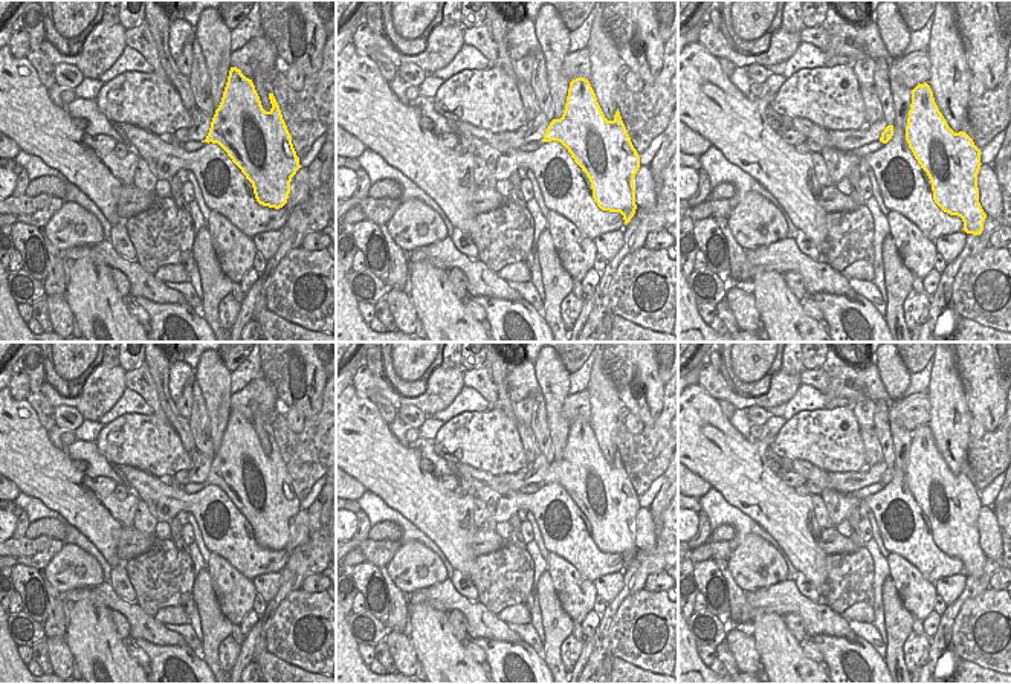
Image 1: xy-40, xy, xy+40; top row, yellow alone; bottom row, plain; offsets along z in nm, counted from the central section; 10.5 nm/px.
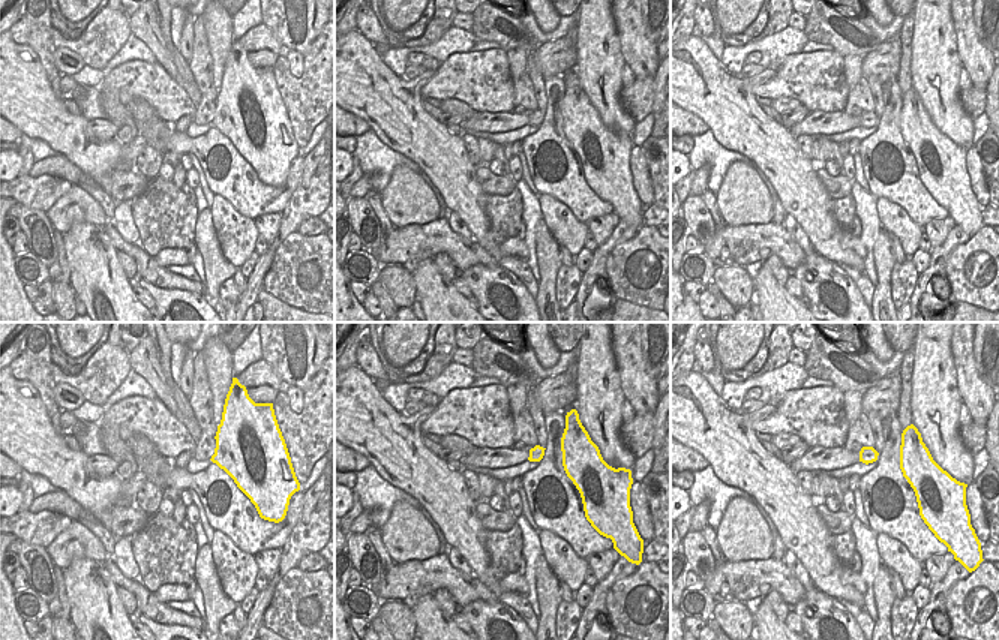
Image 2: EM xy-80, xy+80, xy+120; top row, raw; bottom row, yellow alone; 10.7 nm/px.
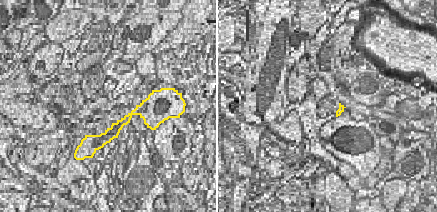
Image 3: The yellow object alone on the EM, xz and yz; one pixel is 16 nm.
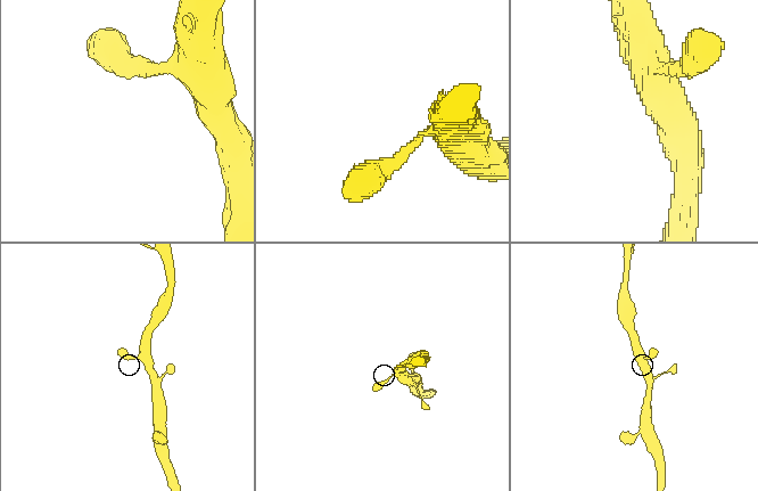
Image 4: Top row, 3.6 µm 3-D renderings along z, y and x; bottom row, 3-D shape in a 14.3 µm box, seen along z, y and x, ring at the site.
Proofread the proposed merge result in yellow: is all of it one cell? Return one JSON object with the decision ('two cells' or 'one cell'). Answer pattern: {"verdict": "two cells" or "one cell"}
{"verdict": "one cell"}

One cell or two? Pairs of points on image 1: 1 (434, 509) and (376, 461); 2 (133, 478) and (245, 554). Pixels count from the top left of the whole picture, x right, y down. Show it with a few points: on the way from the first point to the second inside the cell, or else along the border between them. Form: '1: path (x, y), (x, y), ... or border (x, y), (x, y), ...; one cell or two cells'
1: path (420, 500), (390, 472); one cell
2: path (164, 500), (187, 503), (214, 539); one cell

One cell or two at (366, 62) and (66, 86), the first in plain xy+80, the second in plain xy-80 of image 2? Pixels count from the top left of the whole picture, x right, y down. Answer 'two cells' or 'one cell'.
two cells

